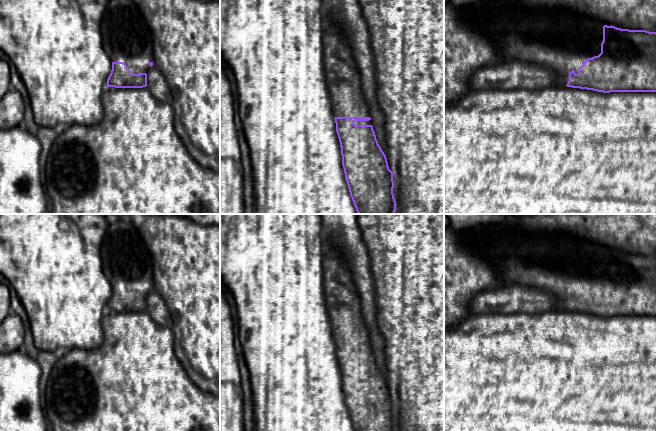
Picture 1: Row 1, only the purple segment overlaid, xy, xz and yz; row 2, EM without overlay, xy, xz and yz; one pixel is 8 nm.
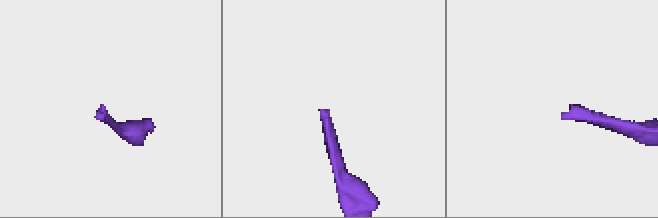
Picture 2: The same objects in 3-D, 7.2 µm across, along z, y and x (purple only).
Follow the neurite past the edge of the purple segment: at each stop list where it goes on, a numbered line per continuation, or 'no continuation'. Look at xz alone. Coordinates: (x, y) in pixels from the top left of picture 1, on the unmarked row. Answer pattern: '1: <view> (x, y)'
1: xz (343, 303)

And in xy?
1: xy (126, 262)

